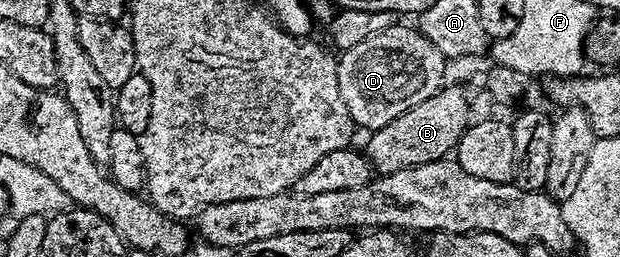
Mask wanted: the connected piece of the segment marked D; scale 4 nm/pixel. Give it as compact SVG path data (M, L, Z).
M397 26L384 29L353 48L344 50L336 66L338 90L342 90L342 102L346 102L346 110L353 125L360 127L361 124L367 130L375 130L394 122L398 114L406 114L406 110L426 102L445 83L444 65L446 59L439 52L438 46L432 45L415 27Z

